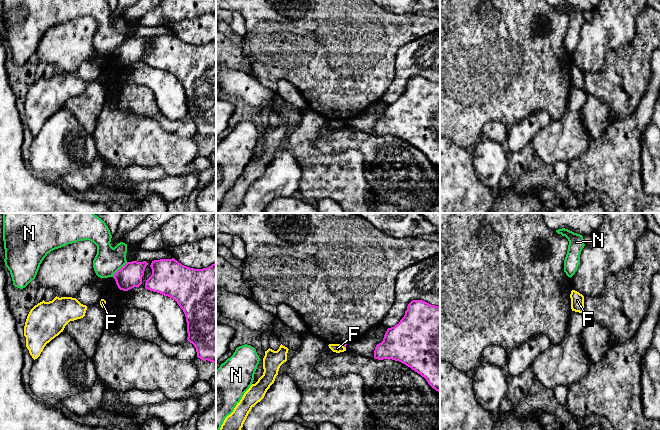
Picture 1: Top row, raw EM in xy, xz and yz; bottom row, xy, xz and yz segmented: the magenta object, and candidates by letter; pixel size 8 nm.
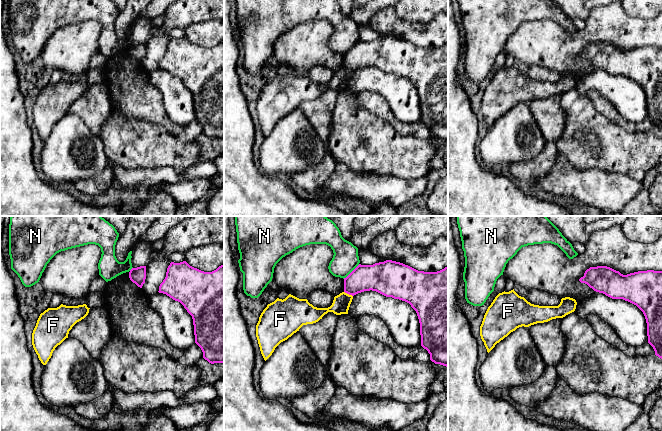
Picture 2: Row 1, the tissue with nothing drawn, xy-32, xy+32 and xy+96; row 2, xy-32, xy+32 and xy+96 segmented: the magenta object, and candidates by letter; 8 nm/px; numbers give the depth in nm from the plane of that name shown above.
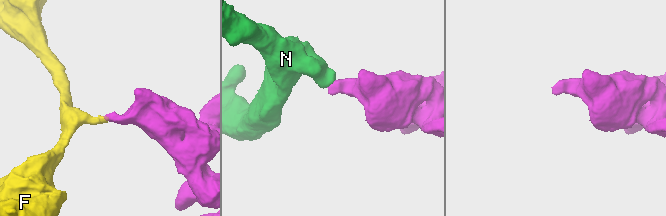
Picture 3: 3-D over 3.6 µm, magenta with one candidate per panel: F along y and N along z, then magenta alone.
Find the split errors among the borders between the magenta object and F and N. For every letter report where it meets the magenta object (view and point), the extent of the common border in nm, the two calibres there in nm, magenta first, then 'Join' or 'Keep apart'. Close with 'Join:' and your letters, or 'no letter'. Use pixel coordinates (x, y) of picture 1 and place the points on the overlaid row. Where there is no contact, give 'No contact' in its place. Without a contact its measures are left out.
F: Touches magenta at xz (343, 345). Shared border 50 nm. Thickness 20 nm (magenta) against 70 nm. Keep apart
N: Touches magenta at xy (120, 269). Shared border 170 nm. Thickness 190 nm (magenta) against 220 nm. Keep apart
Join: no letter

